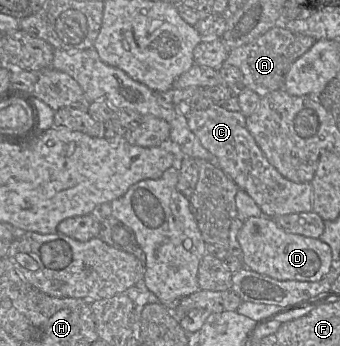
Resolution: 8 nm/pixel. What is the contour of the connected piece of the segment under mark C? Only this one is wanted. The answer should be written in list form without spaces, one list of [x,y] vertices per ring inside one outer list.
[[[212,104],[205,110],[189,111],[186,117],[189,129],[218,159],[220,169],[254,200],[265,216],[275,218],[313,210],[311,183],[292,182],[268,162],[247,130],[246,117],[240,111],[232,112]]]

